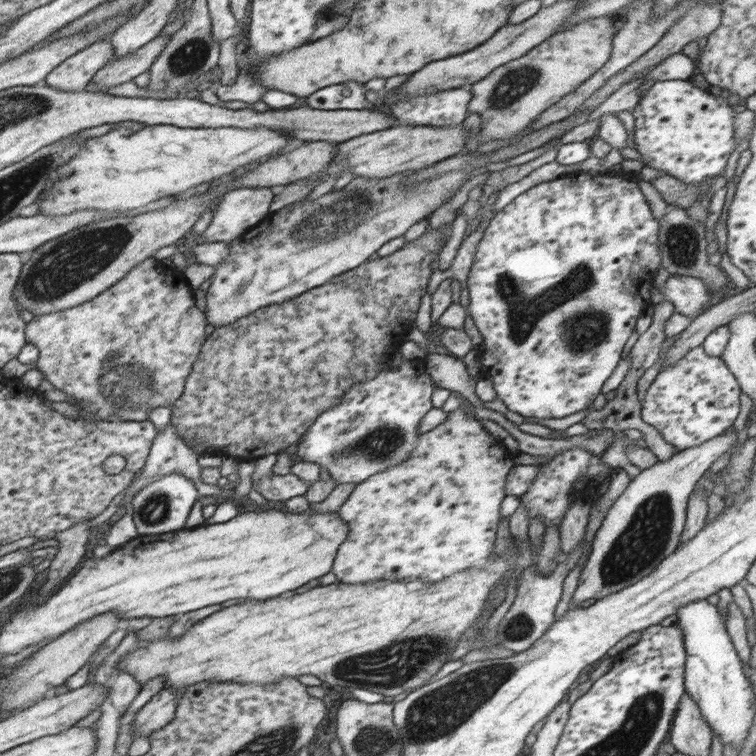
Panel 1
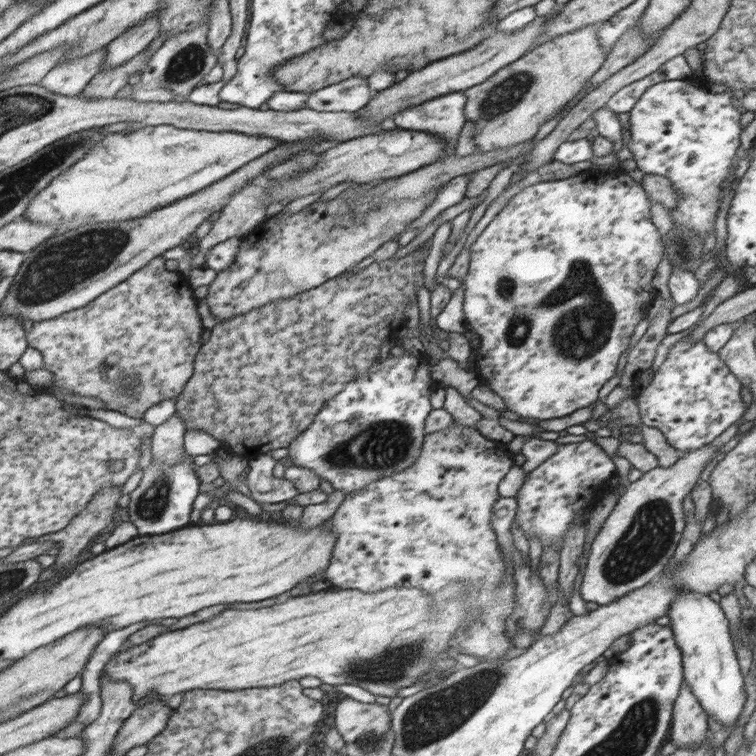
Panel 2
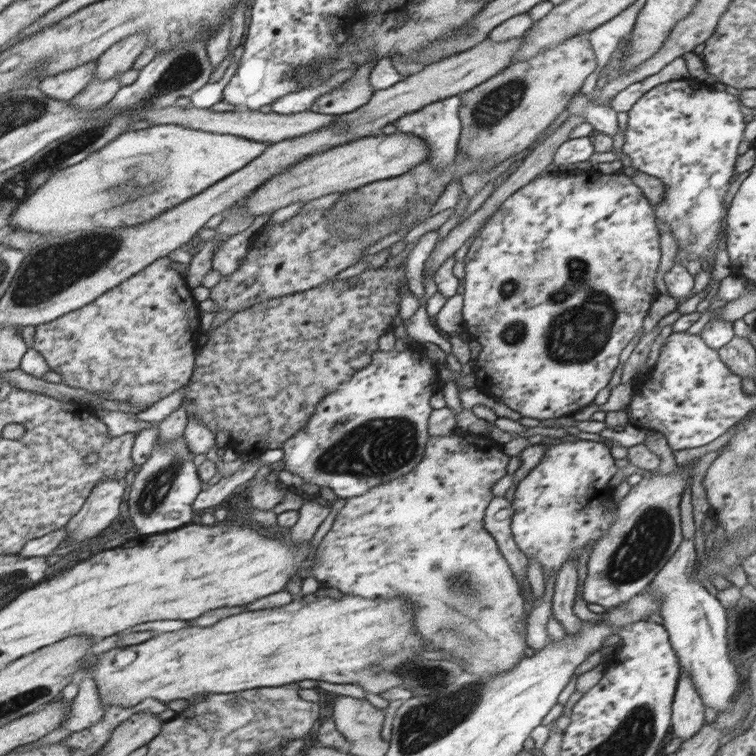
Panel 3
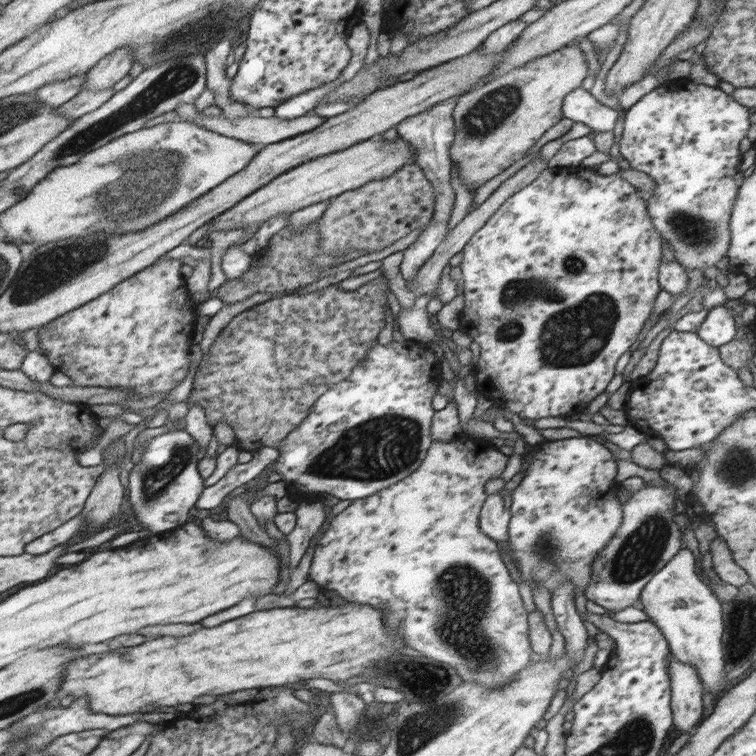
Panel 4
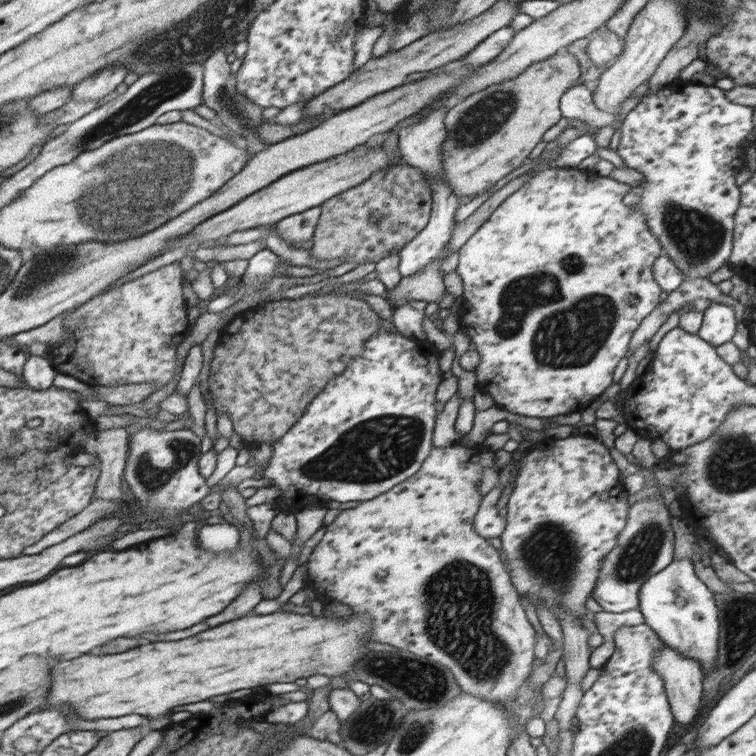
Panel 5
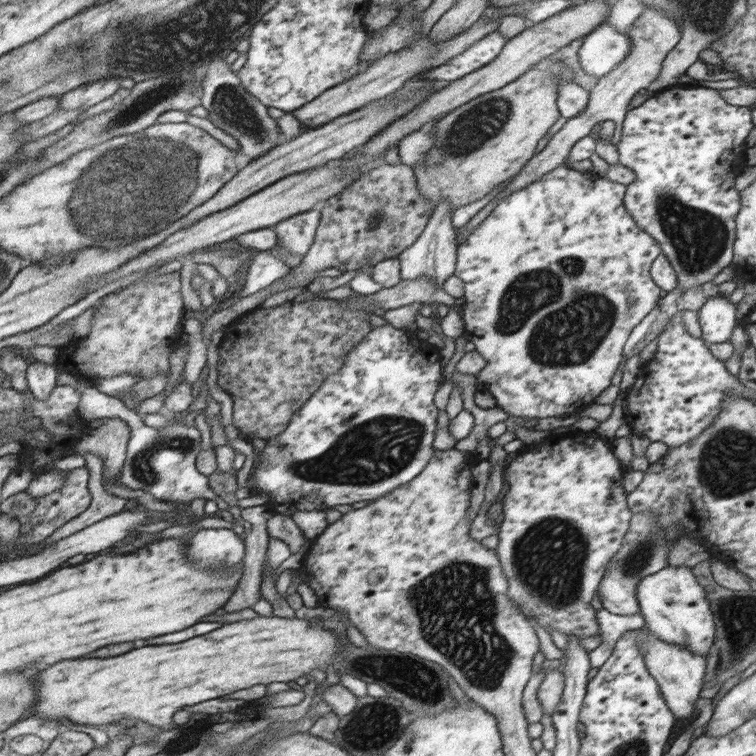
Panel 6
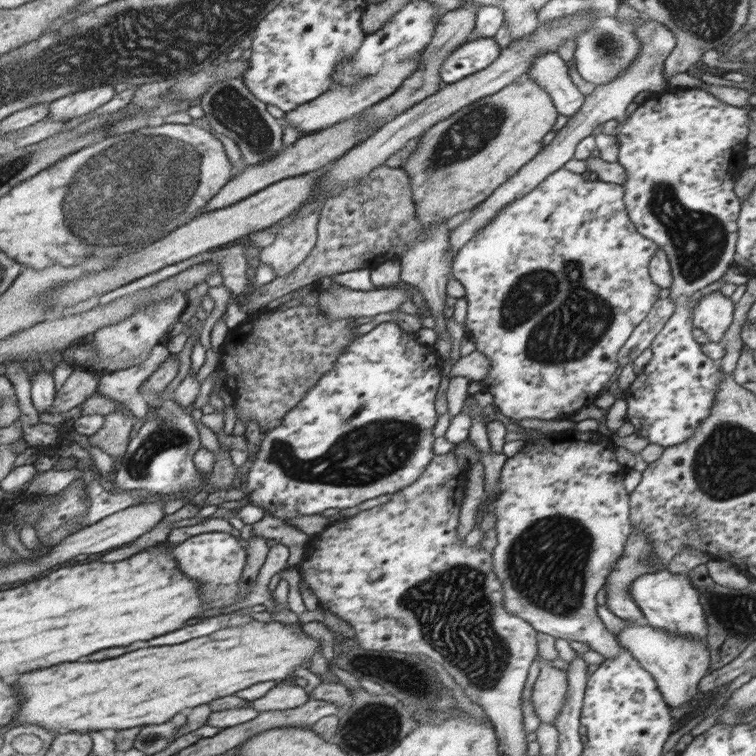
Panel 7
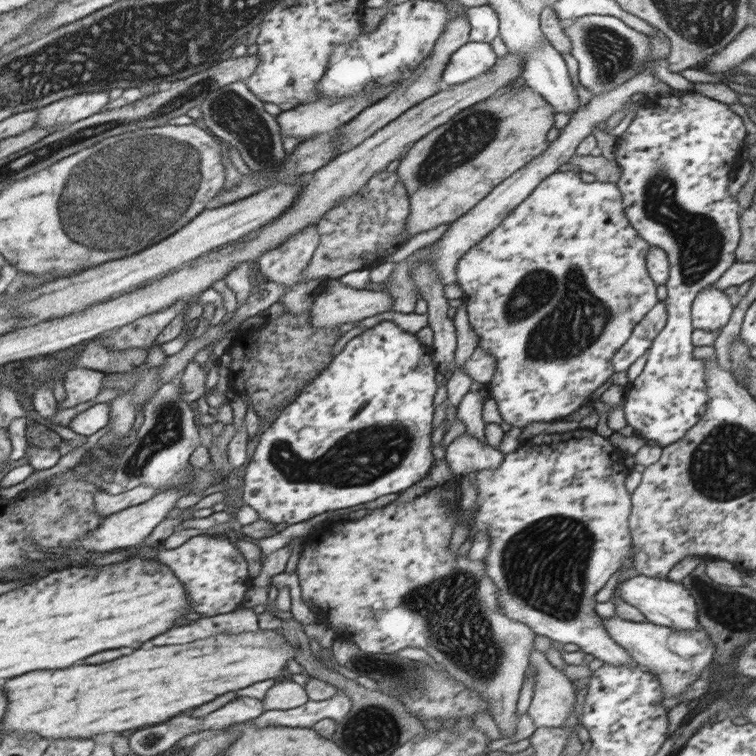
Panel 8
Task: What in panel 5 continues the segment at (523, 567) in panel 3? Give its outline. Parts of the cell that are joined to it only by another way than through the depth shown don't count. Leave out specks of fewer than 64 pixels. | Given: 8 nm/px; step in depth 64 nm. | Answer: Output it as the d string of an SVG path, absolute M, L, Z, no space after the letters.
M496 485L481 498L478 513L473 520L473 529L478 536L496 538L501 536L506 526L505 516L497 508L498 498L502 494L503 486Z

